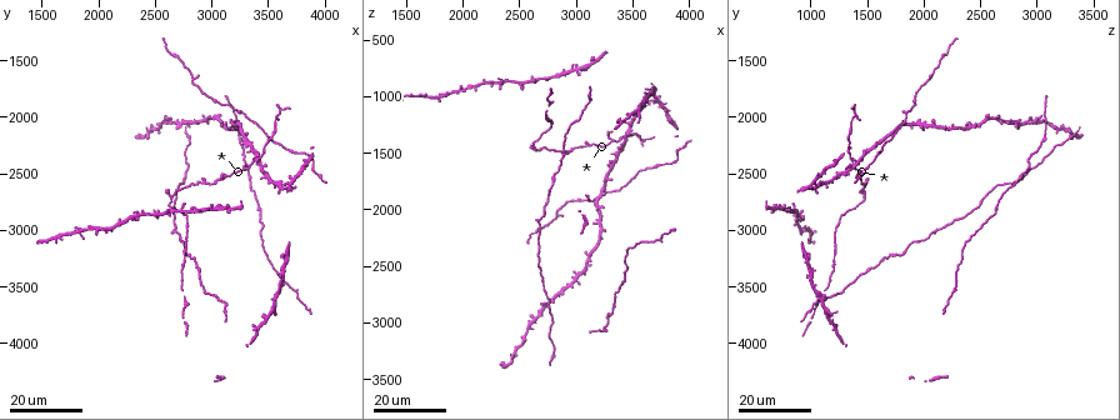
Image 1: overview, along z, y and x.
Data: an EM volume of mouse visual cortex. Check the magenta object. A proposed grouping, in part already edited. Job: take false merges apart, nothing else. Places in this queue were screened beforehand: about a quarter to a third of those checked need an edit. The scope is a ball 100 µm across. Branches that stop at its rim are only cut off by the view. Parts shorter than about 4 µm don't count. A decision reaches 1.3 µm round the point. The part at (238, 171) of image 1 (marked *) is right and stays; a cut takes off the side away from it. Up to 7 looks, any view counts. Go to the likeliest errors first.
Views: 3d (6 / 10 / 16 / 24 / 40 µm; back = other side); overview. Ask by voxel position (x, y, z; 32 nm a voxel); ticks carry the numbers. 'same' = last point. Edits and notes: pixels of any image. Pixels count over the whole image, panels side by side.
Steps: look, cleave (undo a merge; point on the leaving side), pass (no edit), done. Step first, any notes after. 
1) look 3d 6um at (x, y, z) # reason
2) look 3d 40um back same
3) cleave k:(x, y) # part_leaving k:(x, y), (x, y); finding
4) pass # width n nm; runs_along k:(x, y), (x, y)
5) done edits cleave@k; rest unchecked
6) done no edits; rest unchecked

look 3d 24um at (3420, 2400, 1380) # three arms meet

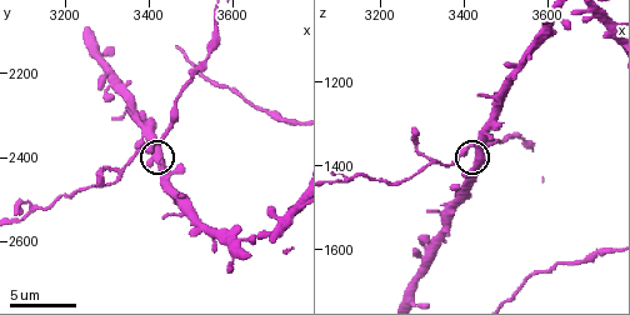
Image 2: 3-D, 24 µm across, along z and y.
look 3d 10um at (3405, 2380, 1365)

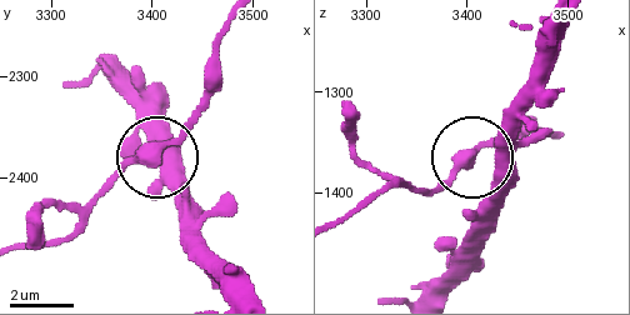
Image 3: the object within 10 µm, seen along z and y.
pass # arms 3; one cell here

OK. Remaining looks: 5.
look 3d 16um at (3260, 1960, 1840) # small branch off a trunk

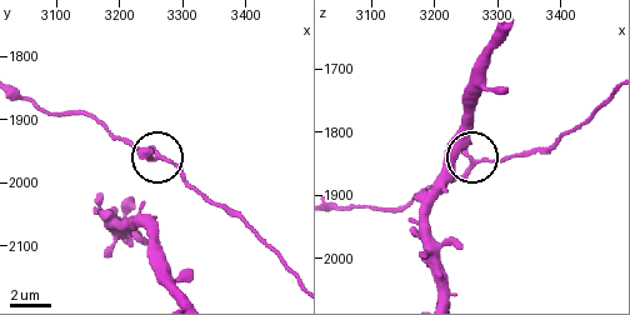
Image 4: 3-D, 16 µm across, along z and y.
look 3d 10um at (3265, 1960, 1850) # zoom in

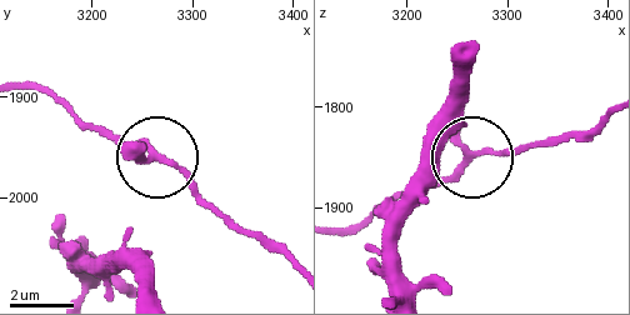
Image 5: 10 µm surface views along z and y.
pass # side_arm 39 um; continuous, no second cell

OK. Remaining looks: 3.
look 3d 24um at (2480, 2840, 860) # four or more arms meet

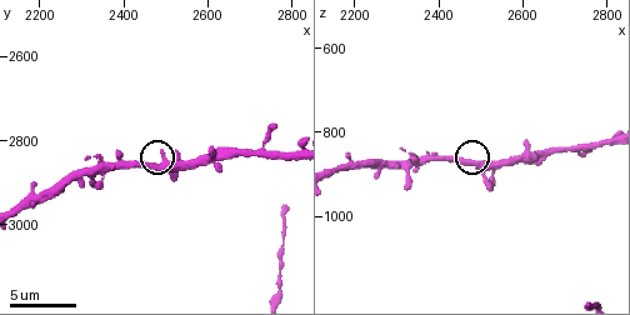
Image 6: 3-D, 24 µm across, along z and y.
look 3d 10um at (2510, 2860, 875)

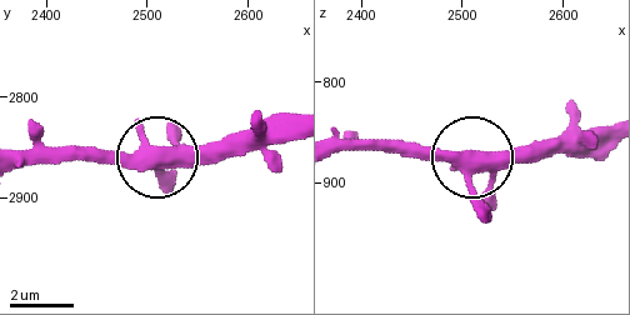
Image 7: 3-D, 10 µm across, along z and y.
look 3d 10um back same # from behind

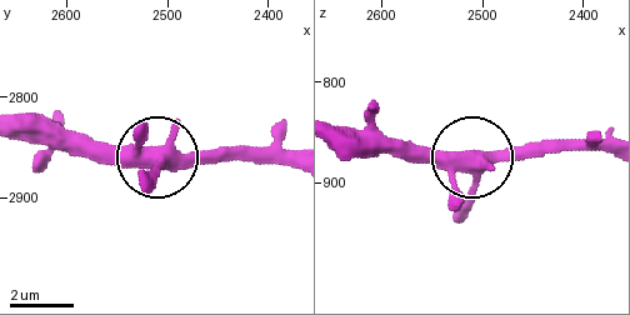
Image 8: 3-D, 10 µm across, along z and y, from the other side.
pass # arms 5; continuous, no second cell

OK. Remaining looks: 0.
done no edits; rest unchecked

